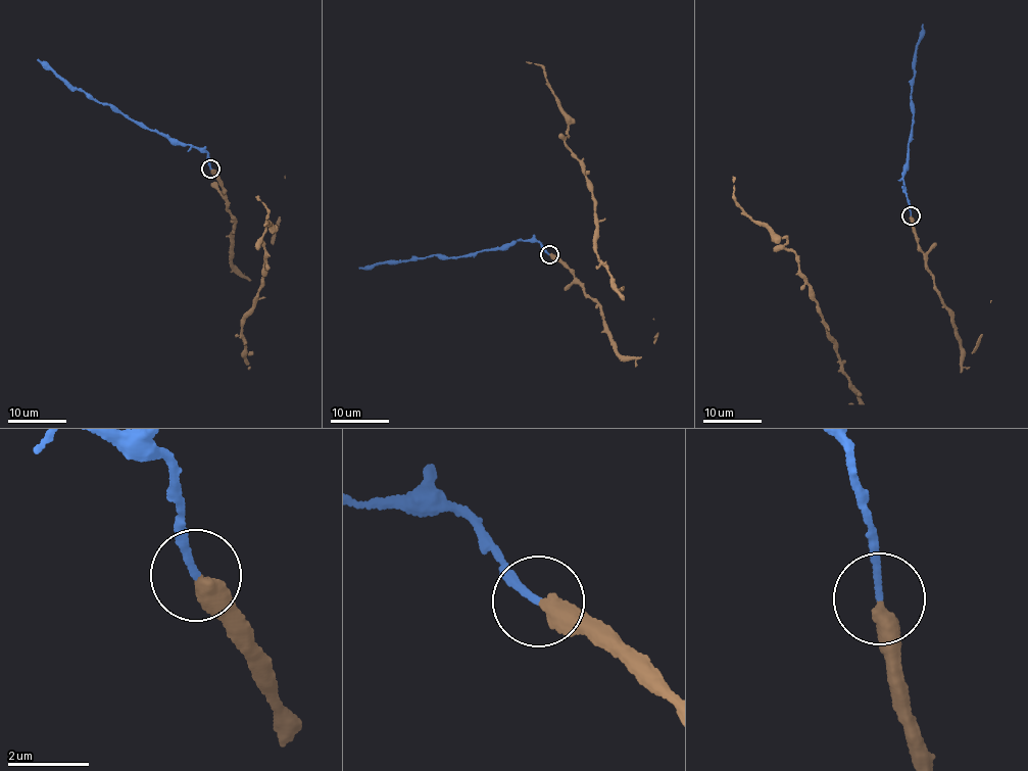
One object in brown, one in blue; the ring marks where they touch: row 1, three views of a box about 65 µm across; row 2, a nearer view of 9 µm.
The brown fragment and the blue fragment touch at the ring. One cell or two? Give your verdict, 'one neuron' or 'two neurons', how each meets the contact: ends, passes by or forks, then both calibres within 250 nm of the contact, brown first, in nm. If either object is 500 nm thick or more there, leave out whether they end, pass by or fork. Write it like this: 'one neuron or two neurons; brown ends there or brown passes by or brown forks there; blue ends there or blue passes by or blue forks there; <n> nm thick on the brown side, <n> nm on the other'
one neuron; brown ends there; blue ends there; 400 nm thick on the brown side, 170 nm on the other

